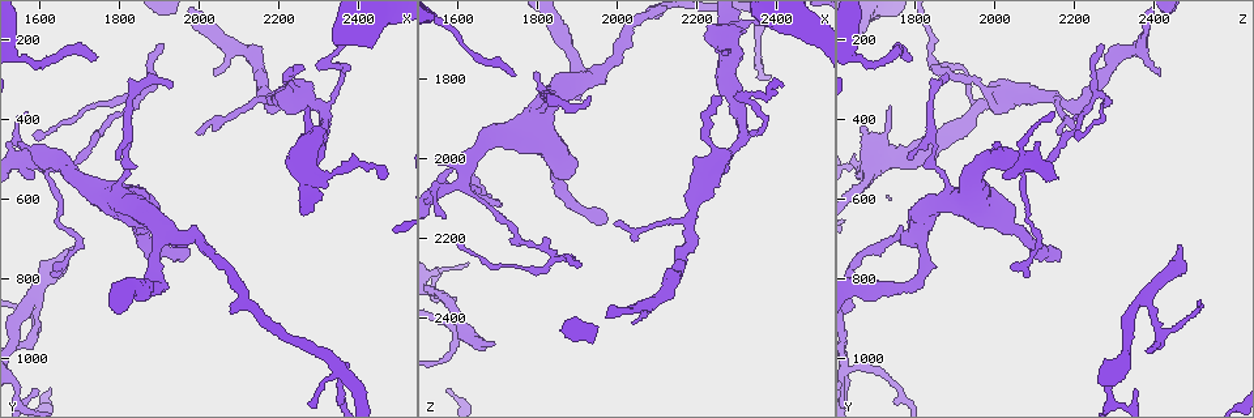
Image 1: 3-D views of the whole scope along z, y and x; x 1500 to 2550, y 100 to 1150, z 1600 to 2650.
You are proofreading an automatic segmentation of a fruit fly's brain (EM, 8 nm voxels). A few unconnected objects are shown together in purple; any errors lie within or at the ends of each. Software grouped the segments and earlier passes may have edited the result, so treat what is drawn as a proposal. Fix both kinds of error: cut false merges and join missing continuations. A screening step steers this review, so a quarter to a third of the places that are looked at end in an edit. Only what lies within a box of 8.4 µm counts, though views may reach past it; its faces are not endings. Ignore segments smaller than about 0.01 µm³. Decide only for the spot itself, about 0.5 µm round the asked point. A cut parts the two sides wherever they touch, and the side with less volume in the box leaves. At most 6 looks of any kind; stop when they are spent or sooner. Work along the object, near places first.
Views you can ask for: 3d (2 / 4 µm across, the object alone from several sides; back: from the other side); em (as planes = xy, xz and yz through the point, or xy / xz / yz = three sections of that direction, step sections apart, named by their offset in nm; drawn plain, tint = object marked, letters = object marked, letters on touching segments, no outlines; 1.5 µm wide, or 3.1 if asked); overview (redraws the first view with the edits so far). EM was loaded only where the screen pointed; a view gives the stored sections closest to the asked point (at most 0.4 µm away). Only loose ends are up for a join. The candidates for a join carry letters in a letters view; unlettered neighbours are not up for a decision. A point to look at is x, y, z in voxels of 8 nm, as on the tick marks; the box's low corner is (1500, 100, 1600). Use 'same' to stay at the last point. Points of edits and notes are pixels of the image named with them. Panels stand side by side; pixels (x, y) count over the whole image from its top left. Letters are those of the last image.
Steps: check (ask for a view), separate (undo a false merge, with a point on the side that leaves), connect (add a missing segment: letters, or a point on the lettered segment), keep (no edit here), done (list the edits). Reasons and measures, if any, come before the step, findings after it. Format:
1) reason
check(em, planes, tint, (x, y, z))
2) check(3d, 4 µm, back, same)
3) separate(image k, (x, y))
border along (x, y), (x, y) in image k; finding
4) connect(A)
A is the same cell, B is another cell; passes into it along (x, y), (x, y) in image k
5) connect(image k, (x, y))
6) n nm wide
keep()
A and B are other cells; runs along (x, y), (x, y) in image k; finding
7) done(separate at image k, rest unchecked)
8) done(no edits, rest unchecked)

branch point
check(em, planes, plain, (2185, 345, 2155))

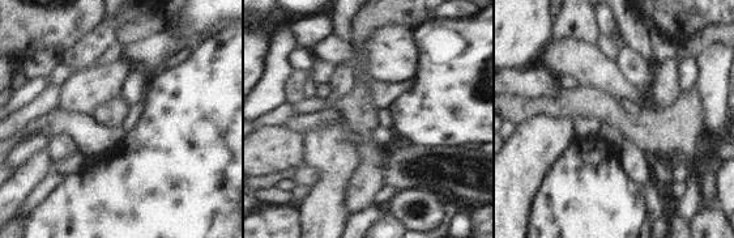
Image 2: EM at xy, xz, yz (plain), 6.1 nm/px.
check(em, planes, letters, same)

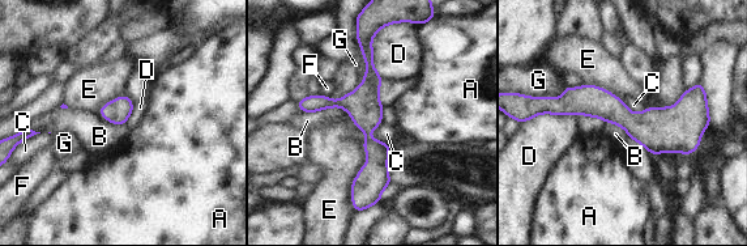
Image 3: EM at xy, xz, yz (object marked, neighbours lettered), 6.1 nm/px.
keep()
A, B, C, D, E, F and G are other cells; all the same neuron

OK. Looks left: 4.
thin arm on a thick one
check(3d, 4 µm, back, (1615, 500, 2065))

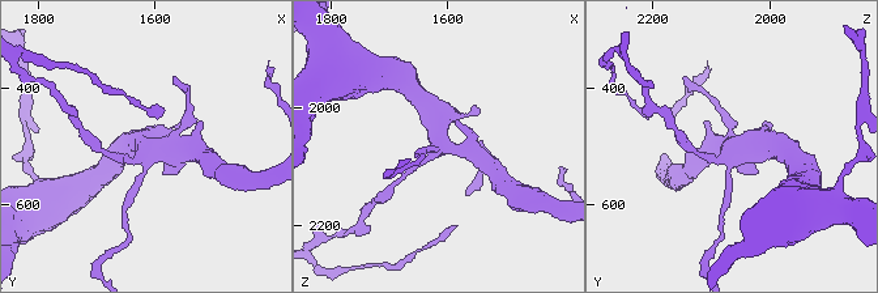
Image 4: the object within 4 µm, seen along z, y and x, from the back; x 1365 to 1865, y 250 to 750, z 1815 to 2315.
need the tissue
check(em, planes, letters, (1620, 505, 2060))

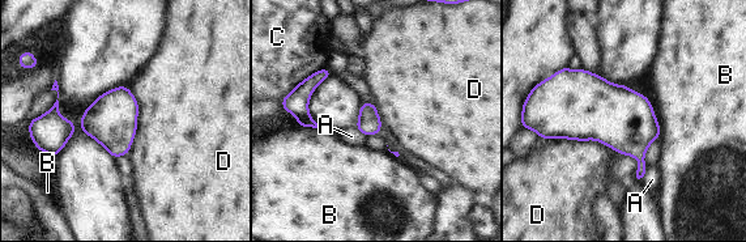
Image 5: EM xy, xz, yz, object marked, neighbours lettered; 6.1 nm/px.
keep()
A, B, C and D are other cells; border along (548, 139), (599, 140), (623, 155) in image 5; one neuron here

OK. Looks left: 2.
branch stops here
check(em, planes, letters, (1695, 715, 2465))

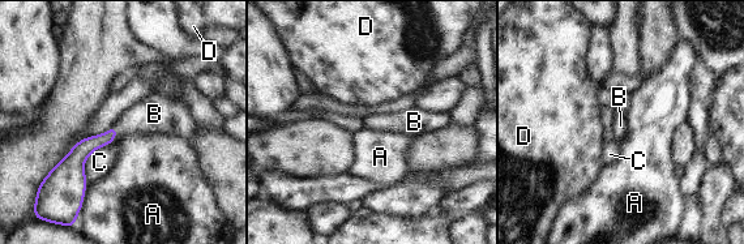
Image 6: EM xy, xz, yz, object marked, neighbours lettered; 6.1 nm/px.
connect(B)
B is the same cell, A, C and D are other cells; passes into it along (81, 150), (116, 133), (152, 115) in image 6; the neuron continues

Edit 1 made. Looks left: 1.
done(connect at image 6, rest unchecked)

